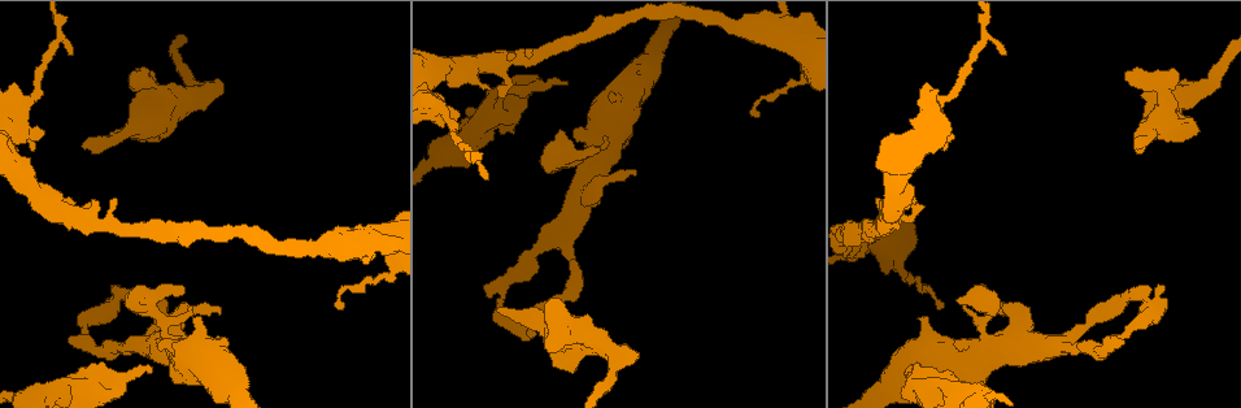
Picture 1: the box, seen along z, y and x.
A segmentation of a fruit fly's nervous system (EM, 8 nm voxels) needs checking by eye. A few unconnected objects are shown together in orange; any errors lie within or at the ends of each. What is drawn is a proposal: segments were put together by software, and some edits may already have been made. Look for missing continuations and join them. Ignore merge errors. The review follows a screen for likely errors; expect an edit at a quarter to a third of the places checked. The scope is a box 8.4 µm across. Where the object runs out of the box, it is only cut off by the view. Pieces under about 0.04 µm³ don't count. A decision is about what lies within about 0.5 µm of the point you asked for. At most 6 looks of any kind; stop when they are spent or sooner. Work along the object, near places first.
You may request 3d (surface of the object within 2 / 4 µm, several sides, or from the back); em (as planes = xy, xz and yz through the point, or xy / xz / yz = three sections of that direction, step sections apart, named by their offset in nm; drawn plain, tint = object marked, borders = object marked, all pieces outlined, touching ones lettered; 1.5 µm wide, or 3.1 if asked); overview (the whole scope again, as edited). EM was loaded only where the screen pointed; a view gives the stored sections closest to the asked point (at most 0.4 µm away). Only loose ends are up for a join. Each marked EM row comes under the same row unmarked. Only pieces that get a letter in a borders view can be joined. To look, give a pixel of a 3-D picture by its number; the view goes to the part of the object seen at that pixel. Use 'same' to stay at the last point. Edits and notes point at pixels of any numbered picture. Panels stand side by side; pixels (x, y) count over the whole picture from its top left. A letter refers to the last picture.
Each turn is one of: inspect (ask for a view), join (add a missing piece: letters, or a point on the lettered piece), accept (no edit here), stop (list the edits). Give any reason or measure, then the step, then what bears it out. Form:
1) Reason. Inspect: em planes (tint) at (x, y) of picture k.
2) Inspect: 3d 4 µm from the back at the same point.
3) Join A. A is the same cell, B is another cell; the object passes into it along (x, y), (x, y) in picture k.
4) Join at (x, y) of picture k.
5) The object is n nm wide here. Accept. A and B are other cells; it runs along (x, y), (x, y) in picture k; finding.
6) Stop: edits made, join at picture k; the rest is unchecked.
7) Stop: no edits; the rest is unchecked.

Free end. Inspect: 3d 2 µm at (499, 312) of picture 1.

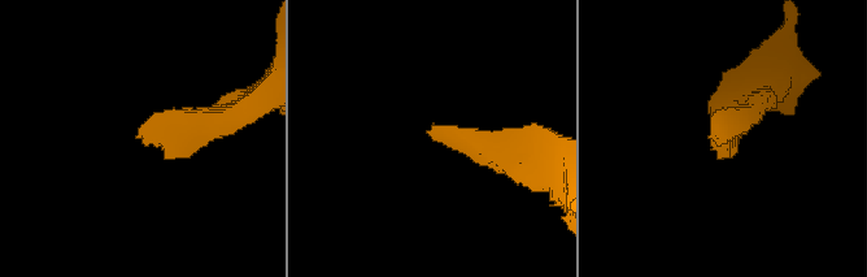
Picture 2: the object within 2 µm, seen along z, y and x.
Now the EM. Inspect: em planes (borders) at (714, 128) of picture 2.

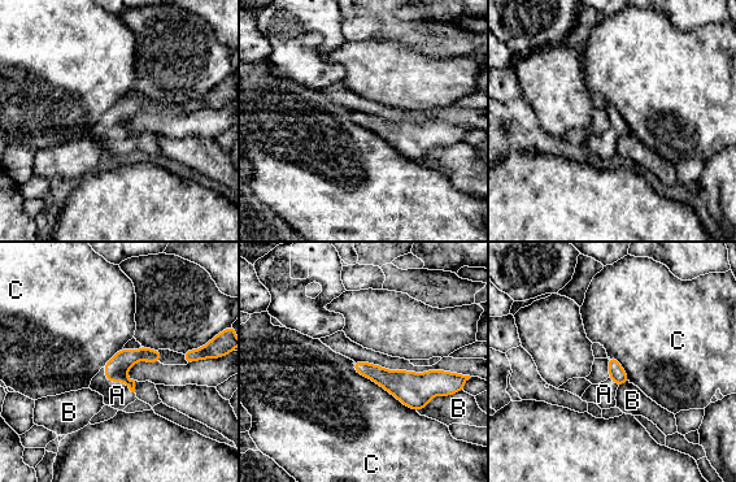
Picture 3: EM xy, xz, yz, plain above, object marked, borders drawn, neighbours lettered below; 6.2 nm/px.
Join A. A is the same cell, B and C are other cells; the object passes into it along (116, 369), (116, 381), (117, 395) in picture 3; the neuron continues.

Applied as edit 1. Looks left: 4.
Inspect: overview.

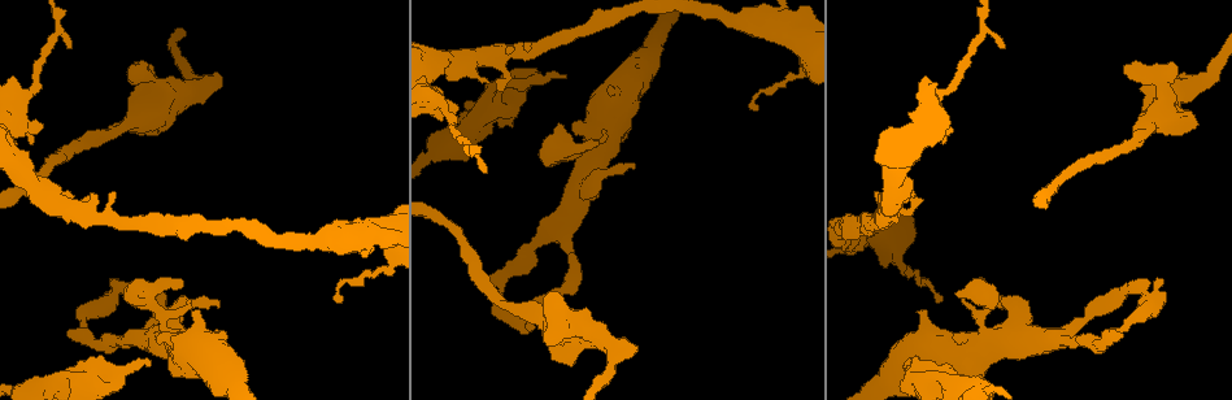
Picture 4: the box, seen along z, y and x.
Free end. Inspect: 3d 4 µm at (921, 200) of picture 4.

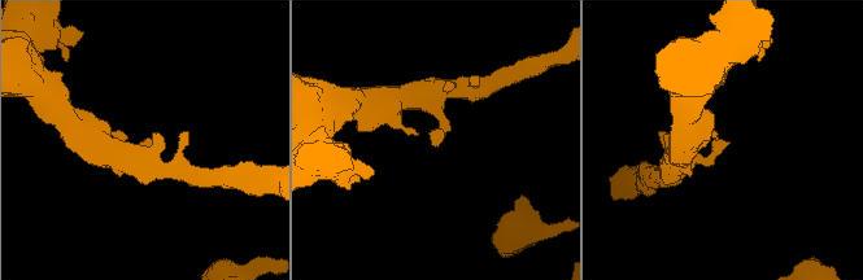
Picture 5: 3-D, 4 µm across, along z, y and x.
Need the tissue. Inspect: em planes (borders) at (145, 141) of picture 5.

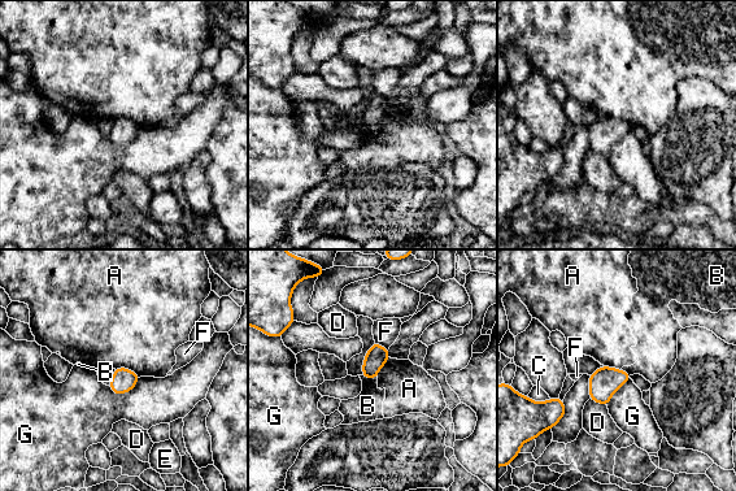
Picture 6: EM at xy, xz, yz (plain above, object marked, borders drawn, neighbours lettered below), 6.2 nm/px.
Accept. A, B, C, D, E, F and G are other cells; a border runs along (114, 368), (129, 368), (139, 377) in picture 6; none of them fits.

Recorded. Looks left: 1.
Stop: edits made, join at picture 3; the rest is unchecked.

